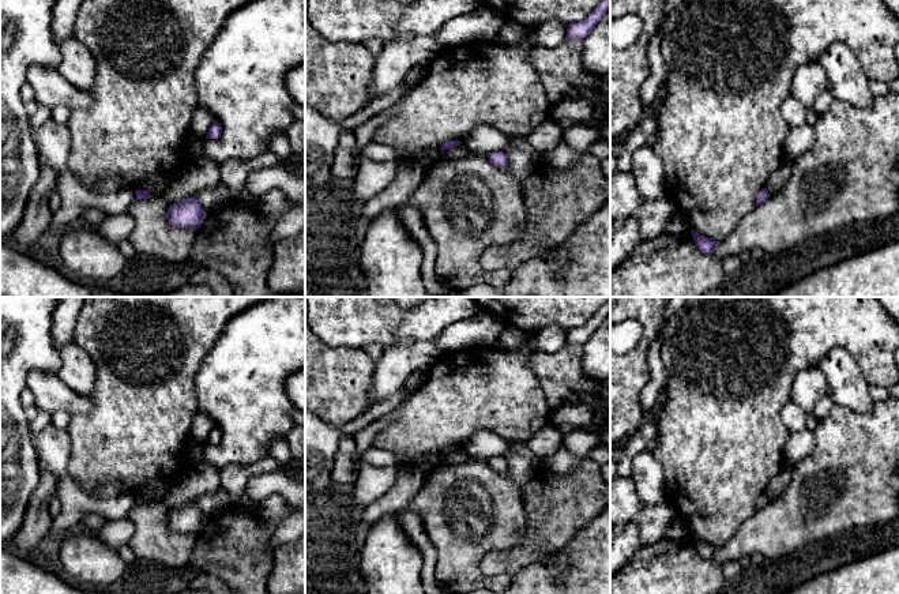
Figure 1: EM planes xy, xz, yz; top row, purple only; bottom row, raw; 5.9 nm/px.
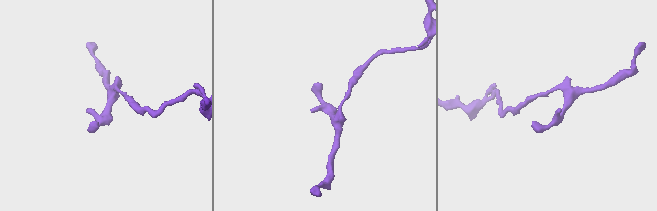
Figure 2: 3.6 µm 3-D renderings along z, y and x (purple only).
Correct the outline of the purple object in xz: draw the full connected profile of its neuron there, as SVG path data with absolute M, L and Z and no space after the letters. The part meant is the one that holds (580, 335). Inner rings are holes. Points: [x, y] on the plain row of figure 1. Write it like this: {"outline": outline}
{"outline": "M610 301L603 304L584 326L568 331L565 346L583 346L609 315Z"}

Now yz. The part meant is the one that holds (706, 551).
{"outline": "M691 535L691 538L699 556L704 560L712 560L719 548L712 544L704 542L695 535Z"}

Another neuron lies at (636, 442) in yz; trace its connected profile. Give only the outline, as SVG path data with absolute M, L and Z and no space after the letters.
M666 386L657 396L654 416L651 420L642 422L633 433L624 440L624 454L617 460L616 477L629 477L632 473L632 458L647 448L647 444L657 437L657 420L666 402Z

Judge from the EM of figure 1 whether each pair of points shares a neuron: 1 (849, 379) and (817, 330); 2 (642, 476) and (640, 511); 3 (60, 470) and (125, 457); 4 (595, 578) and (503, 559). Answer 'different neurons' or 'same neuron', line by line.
1: different neurons
2: different neurons
3: different neurons
4: different neurons

